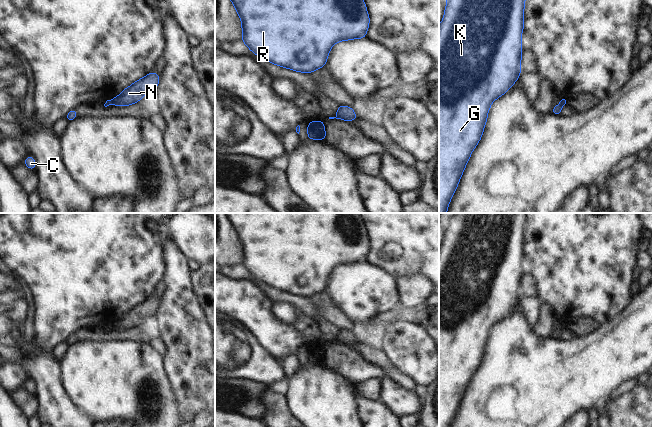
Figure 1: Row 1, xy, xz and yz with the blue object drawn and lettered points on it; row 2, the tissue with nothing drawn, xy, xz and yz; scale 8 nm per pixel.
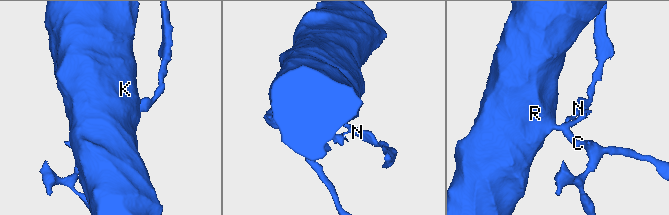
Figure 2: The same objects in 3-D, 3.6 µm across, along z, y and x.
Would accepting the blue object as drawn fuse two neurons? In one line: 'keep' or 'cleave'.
cleave

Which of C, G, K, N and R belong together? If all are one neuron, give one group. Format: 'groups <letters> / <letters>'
groups C G K R / N

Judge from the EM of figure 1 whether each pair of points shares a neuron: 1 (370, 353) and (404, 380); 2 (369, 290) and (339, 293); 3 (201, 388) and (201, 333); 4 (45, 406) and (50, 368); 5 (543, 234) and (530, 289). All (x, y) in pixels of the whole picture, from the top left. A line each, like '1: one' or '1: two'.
1: one
2: one
3: one
4: one
5: two

